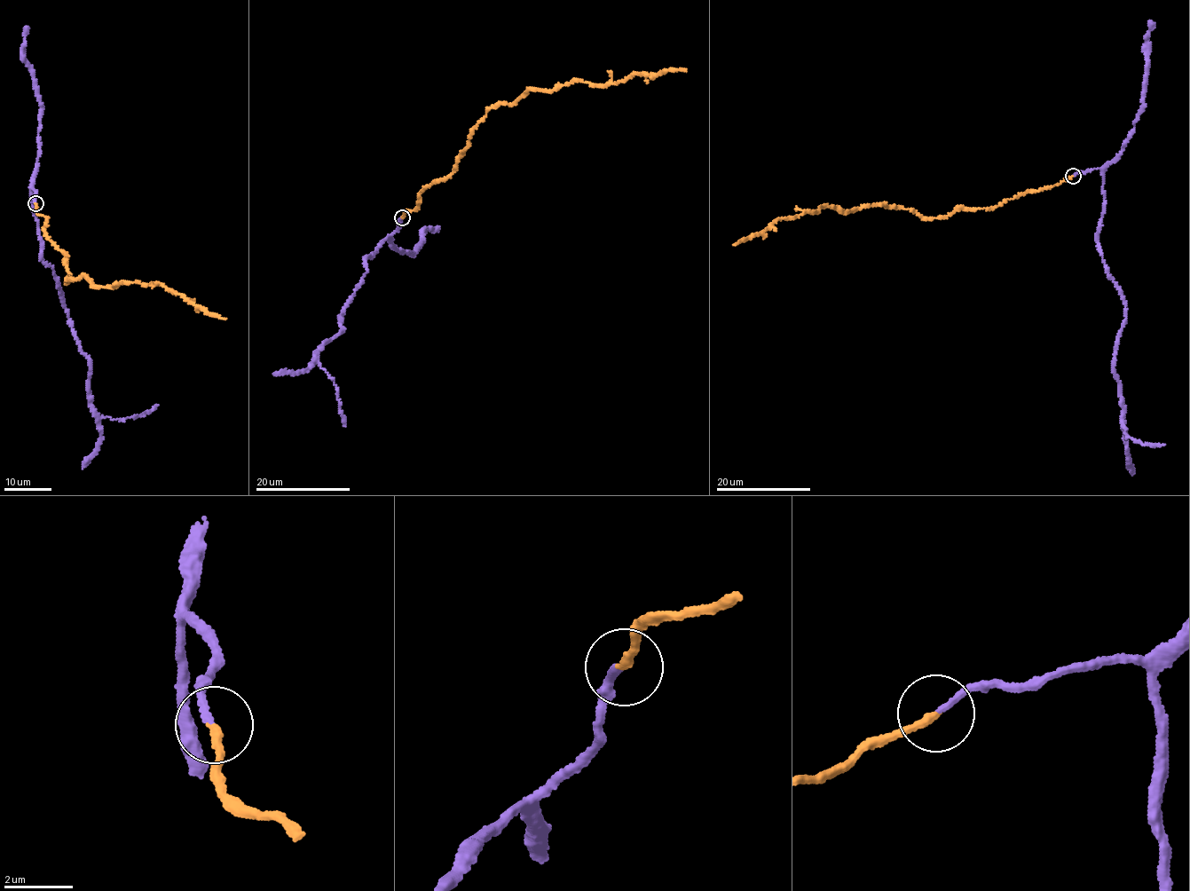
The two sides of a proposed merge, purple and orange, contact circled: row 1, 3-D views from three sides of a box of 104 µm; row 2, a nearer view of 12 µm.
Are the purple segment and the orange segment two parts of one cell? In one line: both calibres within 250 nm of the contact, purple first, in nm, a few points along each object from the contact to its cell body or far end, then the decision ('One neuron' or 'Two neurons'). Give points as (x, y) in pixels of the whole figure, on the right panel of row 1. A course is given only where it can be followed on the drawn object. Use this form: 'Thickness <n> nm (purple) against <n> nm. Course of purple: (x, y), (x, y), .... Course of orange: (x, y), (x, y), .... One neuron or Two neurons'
Thickness 180 nm (purple) against 240 nm. Course of purple: (1072, 176), (1102, 171), (1103, 213), (1096, 241), (1125, 304), (1114, 375), (1127, 437), (1143, 445), (1165, 445). Course of orange: (1072, 176), (943, 217), (883, 205), (843, 213), (824, 206), (777, 219), (734, 245). One neuron

